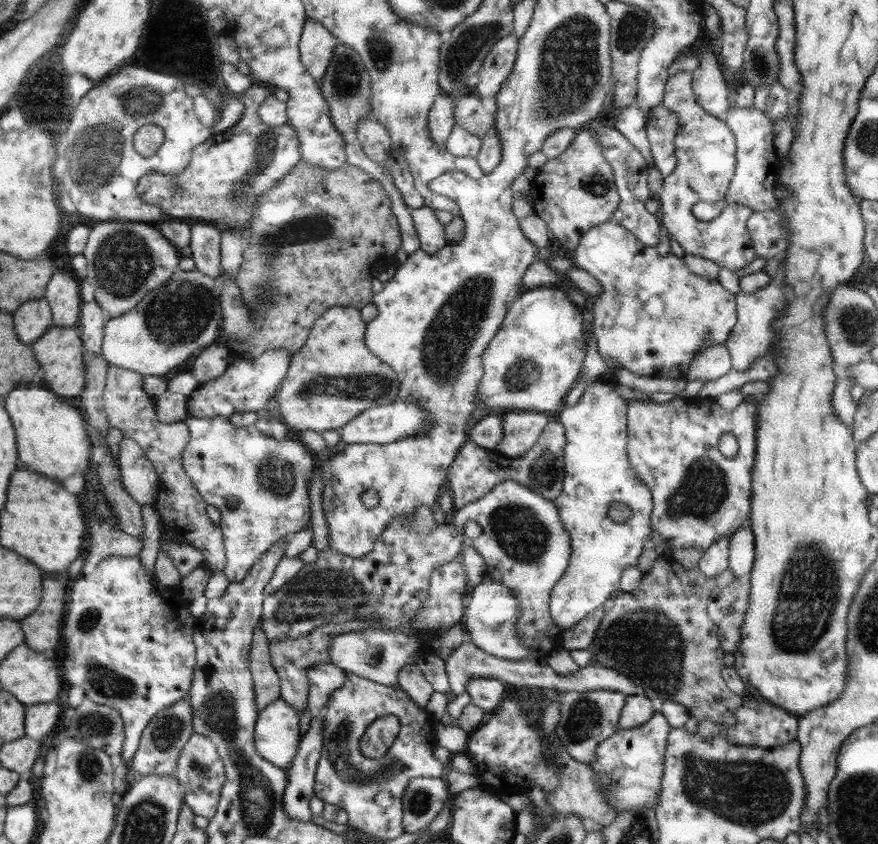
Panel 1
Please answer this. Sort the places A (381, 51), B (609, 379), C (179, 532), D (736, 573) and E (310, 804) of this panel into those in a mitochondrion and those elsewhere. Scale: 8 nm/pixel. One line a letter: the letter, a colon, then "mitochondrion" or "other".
A: mitochondrion
B: other
C: other
D: other
E: other

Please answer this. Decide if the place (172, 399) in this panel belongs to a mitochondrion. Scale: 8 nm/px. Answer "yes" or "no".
no

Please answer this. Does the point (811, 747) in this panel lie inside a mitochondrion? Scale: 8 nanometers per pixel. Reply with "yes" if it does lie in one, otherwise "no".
no

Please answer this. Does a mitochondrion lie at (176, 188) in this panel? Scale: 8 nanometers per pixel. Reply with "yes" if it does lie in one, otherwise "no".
yes

